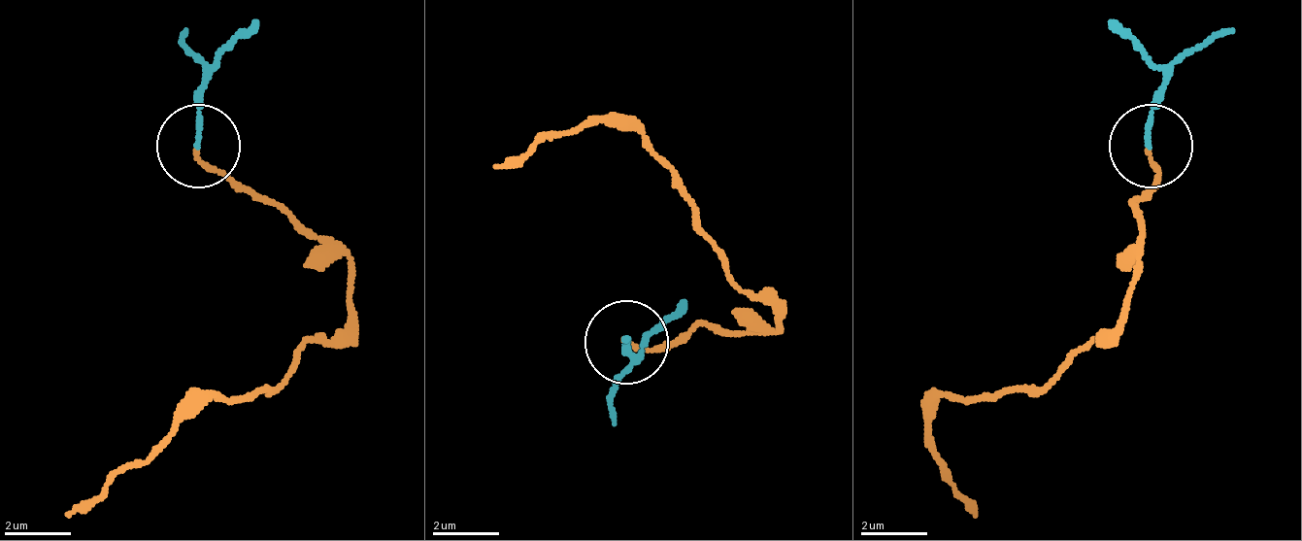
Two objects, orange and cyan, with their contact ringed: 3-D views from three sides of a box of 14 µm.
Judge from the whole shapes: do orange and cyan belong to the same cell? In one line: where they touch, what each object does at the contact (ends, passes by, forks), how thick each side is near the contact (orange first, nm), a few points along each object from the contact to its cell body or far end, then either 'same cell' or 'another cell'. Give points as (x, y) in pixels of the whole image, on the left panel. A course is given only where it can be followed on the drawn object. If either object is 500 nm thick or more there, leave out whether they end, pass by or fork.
place (198, 146); orange ends; cyan ends; calibres 150 and 160 nm; course orange (196, 152), (280, 202), (338, 260), (347, 319), (313, 335), (271, 386), (205, 394), (154, 453), (62, 511); course cyan (196, 143), (205, 77), (254, 17); same cell

